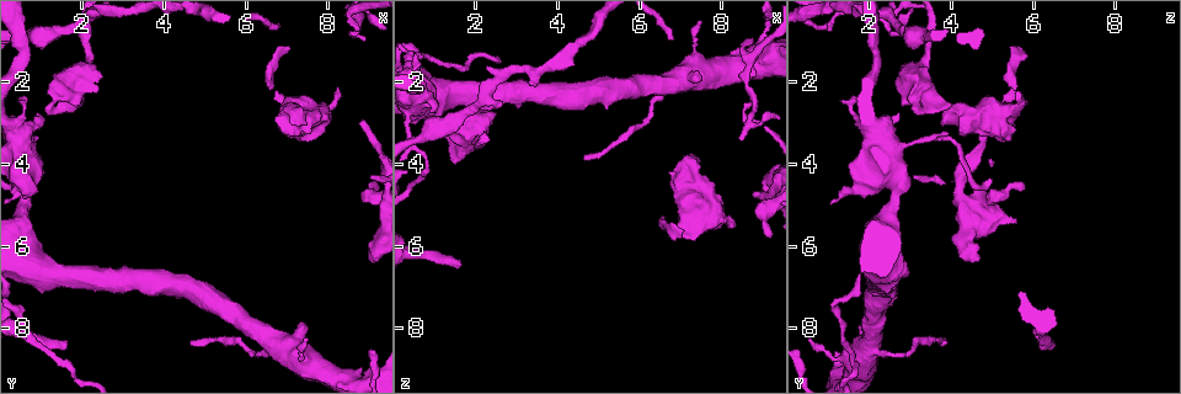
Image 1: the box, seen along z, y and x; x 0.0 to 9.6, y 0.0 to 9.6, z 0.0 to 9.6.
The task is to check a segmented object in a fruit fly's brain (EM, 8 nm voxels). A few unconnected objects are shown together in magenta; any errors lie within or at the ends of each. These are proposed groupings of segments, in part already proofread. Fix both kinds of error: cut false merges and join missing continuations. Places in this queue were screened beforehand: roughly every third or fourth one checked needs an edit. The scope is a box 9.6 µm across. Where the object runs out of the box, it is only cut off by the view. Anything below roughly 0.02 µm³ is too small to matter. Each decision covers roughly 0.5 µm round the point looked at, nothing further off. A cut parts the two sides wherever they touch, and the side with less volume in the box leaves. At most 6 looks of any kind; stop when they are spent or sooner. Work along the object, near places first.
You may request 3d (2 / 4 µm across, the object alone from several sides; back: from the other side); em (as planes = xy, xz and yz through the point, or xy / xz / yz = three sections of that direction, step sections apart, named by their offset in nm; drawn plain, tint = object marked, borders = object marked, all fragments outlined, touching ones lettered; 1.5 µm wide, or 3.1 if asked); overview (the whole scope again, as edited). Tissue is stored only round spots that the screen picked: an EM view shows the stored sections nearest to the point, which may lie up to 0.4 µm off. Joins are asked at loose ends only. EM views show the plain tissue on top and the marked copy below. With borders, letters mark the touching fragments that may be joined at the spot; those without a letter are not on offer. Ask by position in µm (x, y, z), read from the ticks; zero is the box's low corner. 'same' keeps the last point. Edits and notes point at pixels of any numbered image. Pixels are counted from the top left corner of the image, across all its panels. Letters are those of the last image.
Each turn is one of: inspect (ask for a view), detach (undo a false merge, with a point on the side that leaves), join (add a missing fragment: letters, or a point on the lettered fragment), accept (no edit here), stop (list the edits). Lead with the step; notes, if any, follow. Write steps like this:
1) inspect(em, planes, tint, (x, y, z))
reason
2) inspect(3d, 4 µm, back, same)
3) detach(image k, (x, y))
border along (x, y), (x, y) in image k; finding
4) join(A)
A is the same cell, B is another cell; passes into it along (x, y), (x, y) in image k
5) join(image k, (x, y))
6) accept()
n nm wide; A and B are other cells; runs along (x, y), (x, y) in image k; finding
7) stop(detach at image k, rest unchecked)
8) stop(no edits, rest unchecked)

inspect(3d, 4 µm, (8.90, 2.95, 4.75))

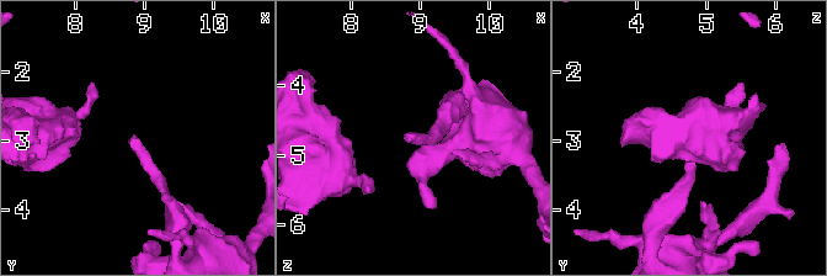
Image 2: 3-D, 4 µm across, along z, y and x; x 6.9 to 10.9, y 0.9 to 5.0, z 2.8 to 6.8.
inspect(em, planes, borders, (8.85, 2.95, 4.80))
need the tissue

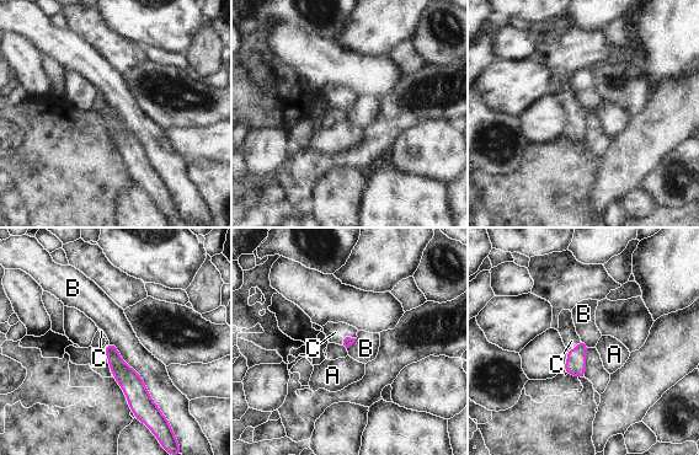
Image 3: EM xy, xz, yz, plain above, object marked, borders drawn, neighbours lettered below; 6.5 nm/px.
join(C)
B touches over 600 nm; C is the same cell, A and B are other cells; the cell continues

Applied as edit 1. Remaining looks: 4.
inspect(3d, 2 µm, (7.10, 1.10, 5.70))
an open end

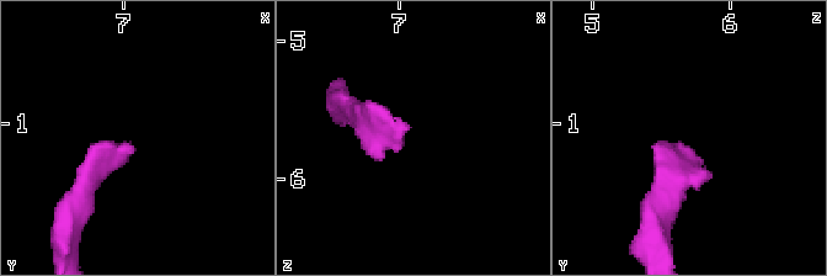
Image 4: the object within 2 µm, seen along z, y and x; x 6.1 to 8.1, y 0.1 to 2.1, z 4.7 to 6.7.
inspect(em, xy, step 8, tint, (7.08, 1.16, 5.64))

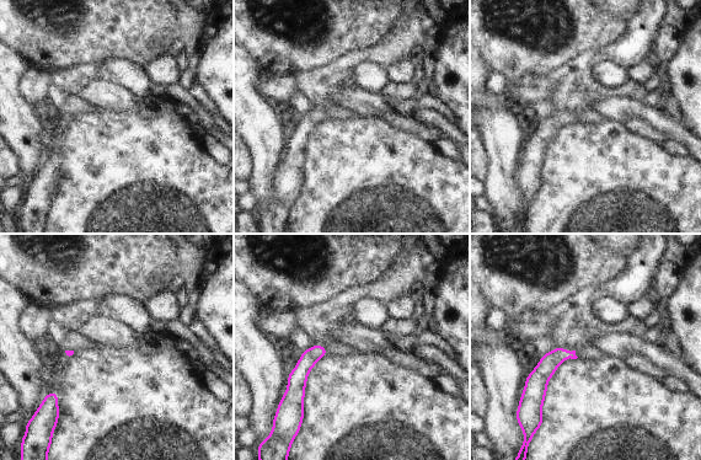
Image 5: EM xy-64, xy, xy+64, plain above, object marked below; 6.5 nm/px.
inspect(em, planes, borders, same)

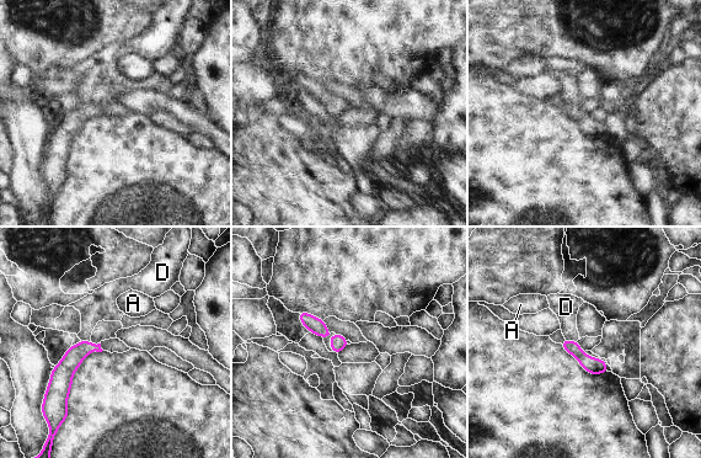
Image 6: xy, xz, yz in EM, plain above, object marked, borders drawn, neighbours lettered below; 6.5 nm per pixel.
join(D)
D touches over 80 nm; D is the same cell, A is another cell; passes into it along (590, 365), (571, 341), (566, 307) in image 6; it goes on there

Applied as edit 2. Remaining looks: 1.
inspect(em, planes, borders, (7.55, 8.00, 1.90))
thick end

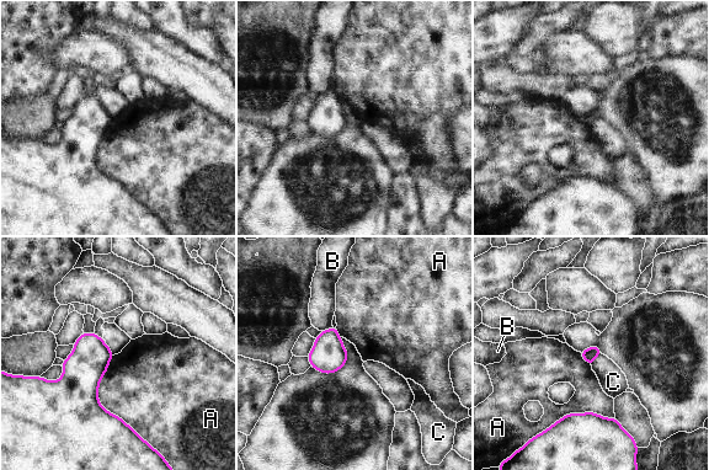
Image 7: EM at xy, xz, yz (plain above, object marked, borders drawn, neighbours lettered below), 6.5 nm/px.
accept()
A, B and C are other cells; border along (113, 354), (99, 402), (142, 437) in image 7; no lettered fragment goes on from it

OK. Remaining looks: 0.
stop(join at image 3, join at image 6, rest unchecked)

